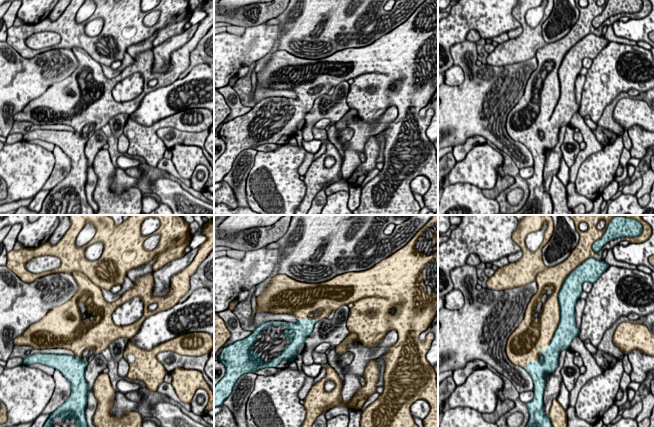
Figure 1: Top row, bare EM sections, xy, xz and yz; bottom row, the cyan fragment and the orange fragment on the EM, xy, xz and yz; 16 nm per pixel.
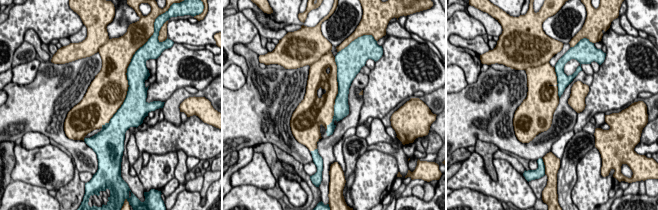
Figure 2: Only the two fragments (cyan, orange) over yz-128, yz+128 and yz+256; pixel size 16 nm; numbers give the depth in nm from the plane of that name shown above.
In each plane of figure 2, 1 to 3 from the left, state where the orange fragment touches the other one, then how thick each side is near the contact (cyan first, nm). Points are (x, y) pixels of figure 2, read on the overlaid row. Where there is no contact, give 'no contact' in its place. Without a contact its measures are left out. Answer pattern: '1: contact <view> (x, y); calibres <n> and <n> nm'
1: contact yz-128 (131, 59); calibres 340 and 500 nm
2: contact yz+128 (338, 93); calibres 260 and 260 nm
3: contact yz+256 (557, 82); calibres 200 and 360 nm

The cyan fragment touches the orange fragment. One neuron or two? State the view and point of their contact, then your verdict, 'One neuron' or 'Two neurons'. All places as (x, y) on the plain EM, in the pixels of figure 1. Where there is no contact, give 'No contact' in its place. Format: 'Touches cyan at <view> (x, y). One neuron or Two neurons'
Touches cyan at yz (559, 79). One neuron

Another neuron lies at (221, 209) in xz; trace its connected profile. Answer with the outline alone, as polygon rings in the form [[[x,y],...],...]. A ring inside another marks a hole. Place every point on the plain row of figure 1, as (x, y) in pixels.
[[[218,204],[214,206],[214,215],[261,215],[261,214],[253,211],[249,207],[236,207],[235,209],[231,209],[225,204]]]

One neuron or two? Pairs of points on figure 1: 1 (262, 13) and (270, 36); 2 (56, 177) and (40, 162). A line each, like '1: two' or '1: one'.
1: two
2: two

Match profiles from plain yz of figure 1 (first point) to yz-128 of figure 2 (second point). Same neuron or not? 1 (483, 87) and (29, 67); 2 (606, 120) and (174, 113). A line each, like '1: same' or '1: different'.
1: different
2: same

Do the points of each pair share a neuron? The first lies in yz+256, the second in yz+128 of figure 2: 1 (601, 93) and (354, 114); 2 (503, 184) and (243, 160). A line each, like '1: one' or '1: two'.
1: two
2: two

